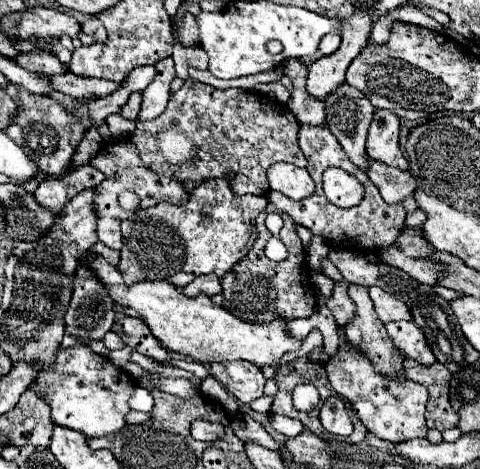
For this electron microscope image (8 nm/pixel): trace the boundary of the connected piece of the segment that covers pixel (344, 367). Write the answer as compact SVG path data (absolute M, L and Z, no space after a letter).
M346 346L346 350L340 350L334 358L330 358L330 362L326 364L326 374L338 396L352 404L360 422L376 438L390 442L404 442L408 438L426 436L428 426L424 410L430 396L428 390L424 390L424 386L412 380L396 382L392 378L380 378L380 374L372 370L372 364L368 364L368 358L352 354L352 346Z

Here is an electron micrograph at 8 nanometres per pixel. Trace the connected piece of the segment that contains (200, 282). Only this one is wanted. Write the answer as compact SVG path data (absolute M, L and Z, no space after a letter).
M206 274L206 276L196 278L188 286L184 286L182 290L188 296L196 296L200 292L206 292L208 296L214 296L214 294L220 294L222 292L222 284L220 284L220 278L216 274Z

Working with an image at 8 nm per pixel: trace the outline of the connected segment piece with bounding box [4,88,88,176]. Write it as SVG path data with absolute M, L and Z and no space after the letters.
M20 88L20 100L22 108L18 108L16 118L12 118L12 126L4 130L12 140L20 142L24 150L28 150L30 158L36 158L36 164L42 172L50 176L66 176L72 170L72 156L82 142L88 124L76 116L72 110L64 108L56 100L48 96L32 96L24 88Z

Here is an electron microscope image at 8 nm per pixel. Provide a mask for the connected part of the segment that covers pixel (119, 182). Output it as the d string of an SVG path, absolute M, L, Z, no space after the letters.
M128 140L104 142L104 146L90 160L90 164L106 174L106 180L98 186L98 196L96 196L98 238L100 238L100 242L104 242L112 250L120 250L122 248L122 234L120 234L118 226L122 224L122 220L130 218L130 212L122 210L120 204L118 204L120 192L124 192L124 190L136 192L138 198L140 198L140 208L150 208L150 206L156 206L158 202L170 202L170 204L178 204L178 206L188 202L188 192L184 190L182 182L178 182L174 178L168 178L168 176L162 176L162 174L156 174L154 170L146 168L140 162L138 148L132 142L128 142Z

